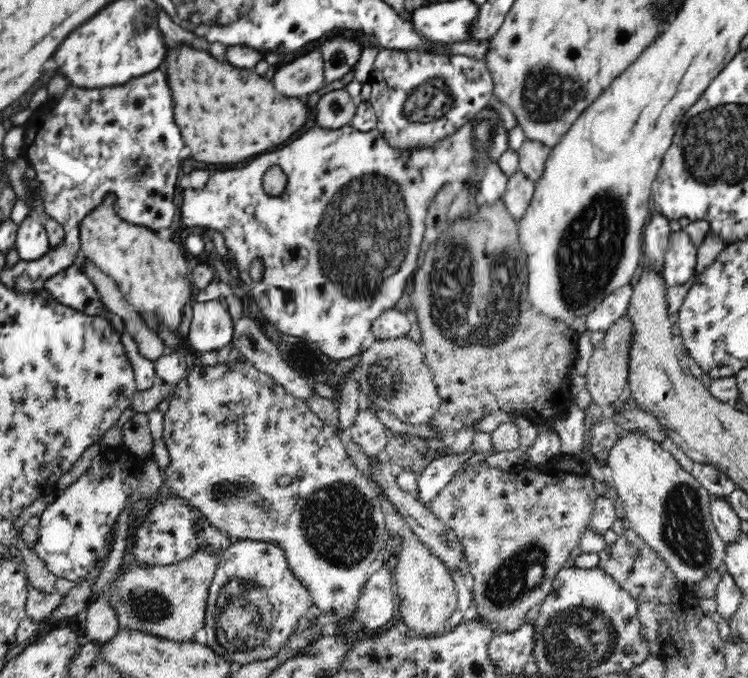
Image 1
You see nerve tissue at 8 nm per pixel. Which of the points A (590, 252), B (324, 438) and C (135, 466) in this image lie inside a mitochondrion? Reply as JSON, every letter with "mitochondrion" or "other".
{"A":"mitochondrion","B":"other","C":"other"}

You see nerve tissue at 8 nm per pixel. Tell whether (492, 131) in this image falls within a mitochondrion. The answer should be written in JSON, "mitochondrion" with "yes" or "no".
{"mitochondrion":"no"}

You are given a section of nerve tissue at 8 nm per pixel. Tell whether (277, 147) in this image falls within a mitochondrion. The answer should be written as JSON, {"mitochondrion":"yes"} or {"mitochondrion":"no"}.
{"mitochondrion":"no"}

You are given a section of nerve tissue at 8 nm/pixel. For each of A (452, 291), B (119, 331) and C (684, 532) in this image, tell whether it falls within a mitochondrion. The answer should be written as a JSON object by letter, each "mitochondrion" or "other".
{"A":"mitochondrion","B":"other","C":"mitochondrion"}

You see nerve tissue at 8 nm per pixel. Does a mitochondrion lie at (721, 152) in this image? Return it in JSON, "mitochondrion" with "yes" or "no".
{"mitochondrion":"yes"}

